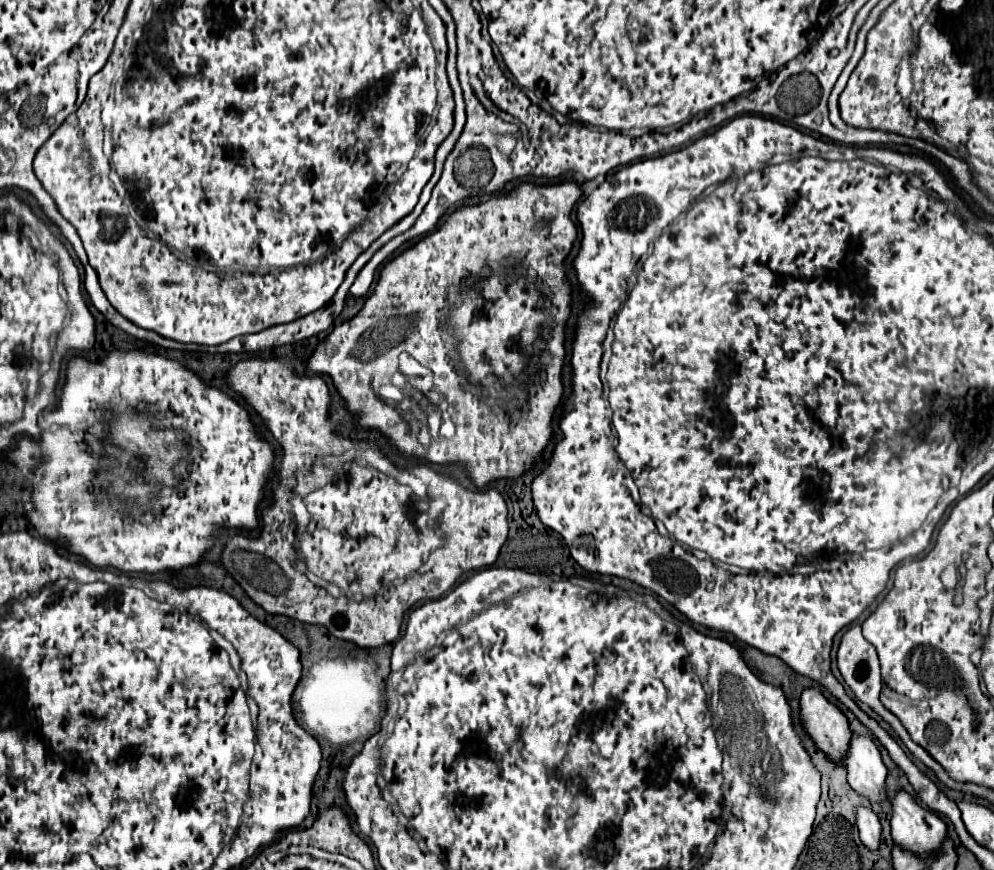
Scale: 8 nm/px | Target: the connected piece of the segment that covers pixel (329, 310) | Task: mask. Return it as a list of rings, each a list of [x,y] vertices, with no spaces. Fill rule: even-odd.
[[[455,121],[453,123],[453,131],[447,135],[447,139],[439,145],[439,149],[437,149],[437,153],[435,153],[435,171],[433,171],[433,175],[431,175],[431,179],[427,181],[427,185],[423,187],[423,193],[421,193],[421,197],[419,197],[419,203],[415,205],[415,209],[407,215],[407,217],[403,217],[399,223],[395,223],[391,229],[387,229],[379,239],[375,239],[373,243],[371,243],[371,247],[367,249],[367,251],[363,251],[363,255],[359,255],[357,259],[355,259],[355,263],[349,267],[349,271],[347,271],[347,275],[345,275],[345,281],[341,283],[341,287],[339,287],[339,291],[335,293],[335,299],[331,299],[331,303],[327,305],[327,307],[321,307],[319,311],[315,311],[315,315],[305,315],[303,319],[295,319],[295,321],[291,321],[291,323],[283,323],[283,325],[275,325],[275,327],[269,327],[267,331],[261,331],[261,333],[255,333],[255,335],[245,335],[245,337],[239,337],[239,339],[231,339],[231,341],[227,341],[225,345],[219,345],[219,349],[223,349],[223,353],[257,353],[257,351],[265,351],[265,349],[273,349],[273,347],[281,347],[281,345],[287,345],[287,343],[297,343],[297,341],[301,341],[301,339],[307,339],[307,337],[313,337],[313,335],[317,335],[317,333],[321,333],[321,331],[325,331],[325,329],[329,329],[331,327],[331,323],[335,321],[335,317],[341,313],[341,309],[343,309],[343,305],[345,305],[345,297],[347,297],[347,293],[349,293],[349,287],[351,287],[351,283],[355,281],[355,277],[357,277],[357,273],[361,271],[361,267],[373,257],[373,253],[381,247],[381,245],[385,245],[389,239],[393,239],[395,235],[399,235],[399,233],[403,233],[403,231],[407,231],[413,223],[415,223],[415,219],[421,215],[421,211],[423,211],[423,207],[427,205],[427,201],[429,201],[429,197],[431,197],[431,191],[433,191],[433,187],[435,187],[435,183],[439,181],[439,175],[441,175],[441,169],[443,169],[443,163],[445,163],[445,157],[449,155],[449,151],[453,149],[453,145],[455,145],[455,141],[459,139],[459,135],[461,135],[461,131],[463,131],[463,123],[459,123],[459,121]]]

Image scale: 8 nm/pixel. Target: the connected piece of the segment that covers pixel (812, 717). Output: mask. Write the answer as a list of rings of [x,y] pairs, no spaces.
[[[805,689],[801,695],[799,717],[815,747],[825,753],[831,763],[843,763],[853,735],[845,715],[817,689]]]

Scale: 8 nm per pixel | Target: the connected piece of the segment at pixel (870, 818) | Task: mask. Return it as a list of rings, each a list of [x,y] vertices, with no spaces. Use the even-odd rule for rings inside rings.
[[[859,807],[857,809],[857,827],[859,837],[863,845],[871,851],[879,851],[881,847],[881,823],[877,815],[871,811],[871,807]]]

